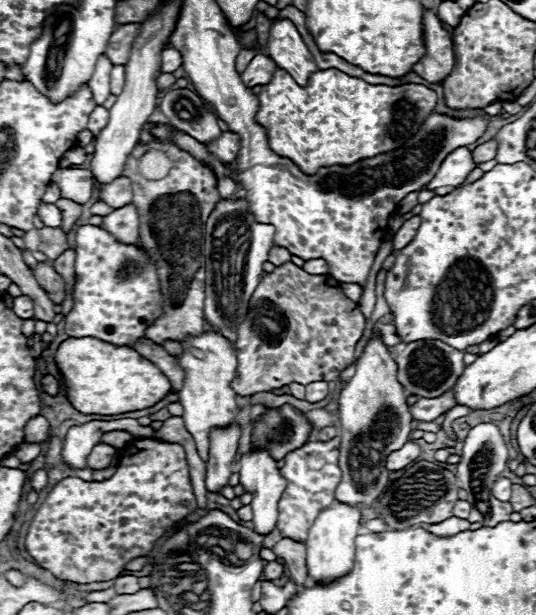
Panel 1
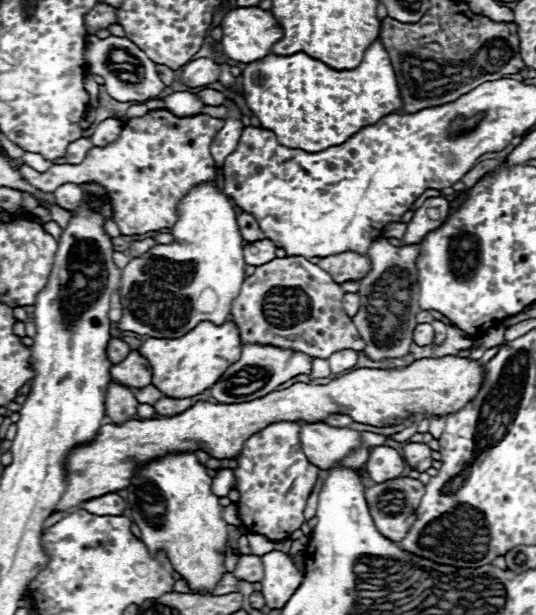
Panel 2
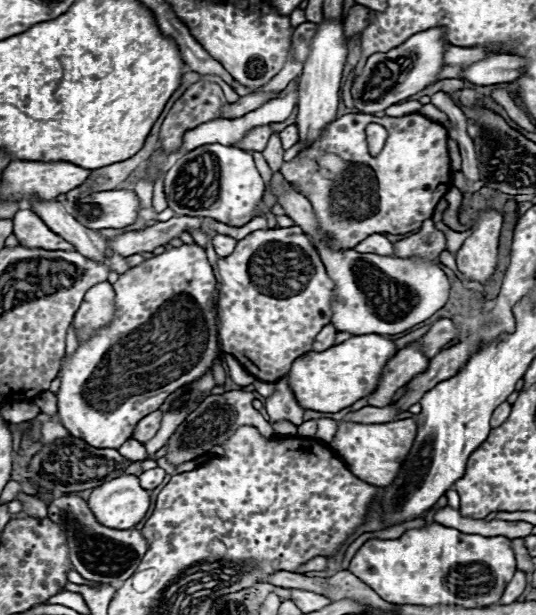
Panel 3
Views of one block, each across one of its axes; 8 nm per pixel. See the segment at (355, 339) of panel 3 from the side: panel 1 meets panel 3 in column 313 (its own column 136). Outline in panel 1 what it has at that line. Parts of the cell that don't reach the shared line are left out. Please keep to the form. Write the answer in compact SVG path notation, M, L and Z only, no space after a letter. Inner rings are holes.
M68 338L54 354L56 368L60 372L62 386L66 388L68 402L80 414L124 414L154 406L170 390L168 378L158 370L156 364L142 358L132 348L116 348L96 338Z

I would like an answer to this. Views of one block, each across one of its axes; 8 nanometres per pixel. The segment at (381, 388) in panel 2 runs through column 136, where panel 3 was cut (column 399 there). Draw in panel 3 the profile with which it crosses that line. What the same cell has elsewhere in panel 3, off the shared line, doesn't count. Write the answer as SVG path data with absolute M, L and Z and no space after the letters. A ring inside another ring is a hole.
M414 418L394 420L388 424L340 422L338 432L336 432L334 440L330 442L330 446L346 462L346 466L350 468L350 472L354 476L358 476L360 480L374 484L374 486L388 486L396 478L406 454L410 452L414 436L416 436Z

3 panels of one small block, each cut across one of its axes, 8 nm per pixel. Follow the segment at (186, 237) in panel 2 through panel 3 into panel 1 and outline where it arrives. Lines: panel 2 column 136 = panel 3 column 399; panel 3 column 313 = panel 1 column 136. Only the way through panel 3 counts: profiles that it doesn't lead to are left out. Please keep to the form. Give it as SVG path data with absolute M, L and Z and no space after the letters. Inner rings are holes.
M126 204L118 210L114 210L112 214L104 216L104 224L102 224L108 232L116 234L116 238L120 238L120 242L136 242L138 240L138 210L134 208L134 204Z

